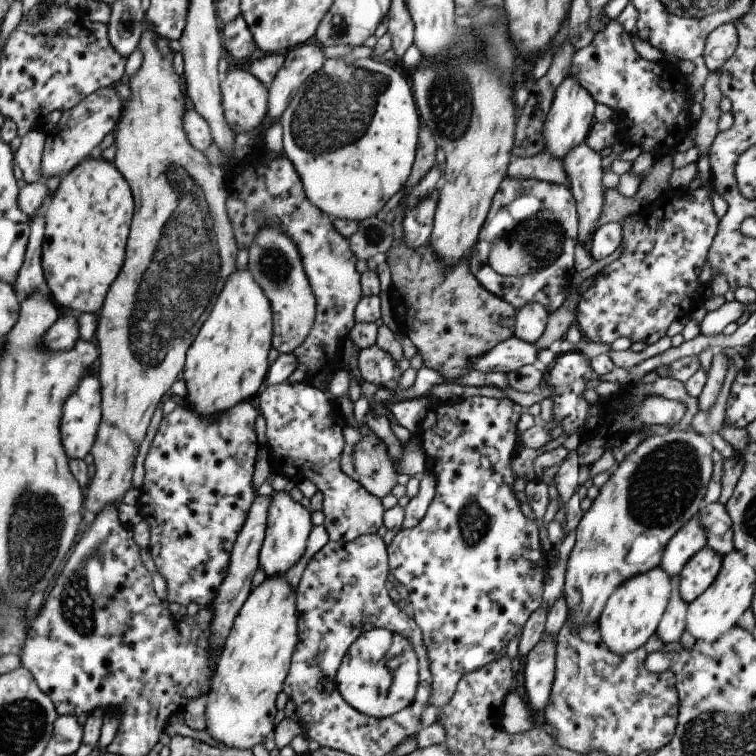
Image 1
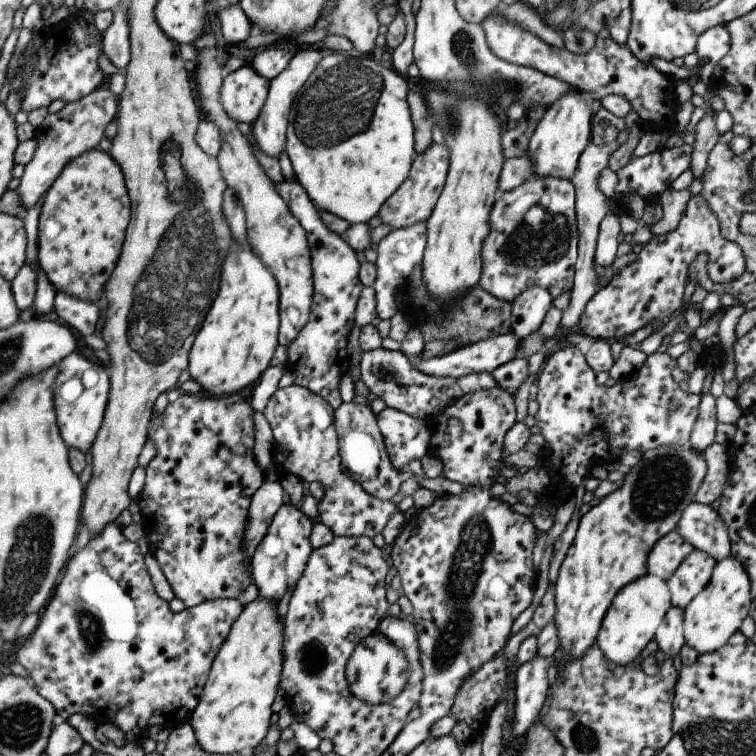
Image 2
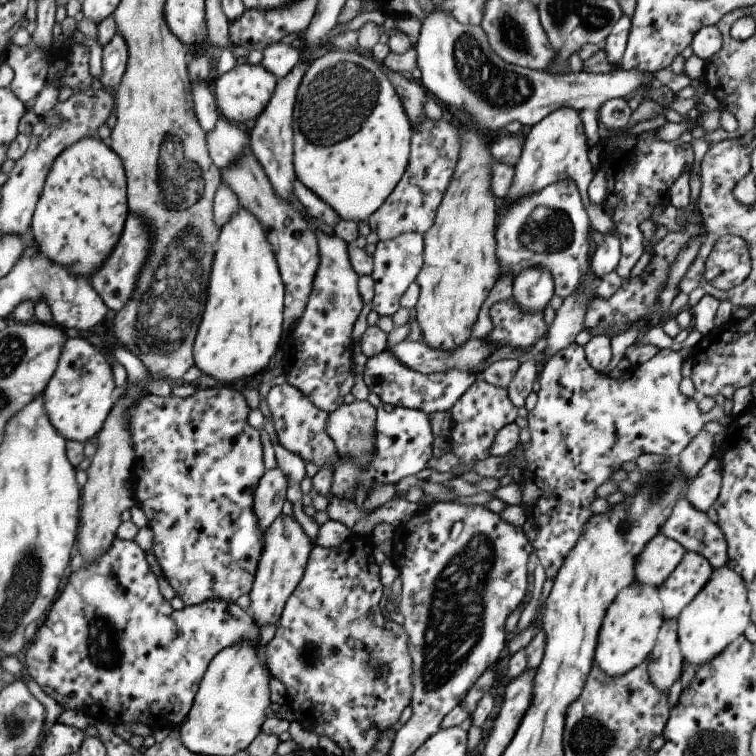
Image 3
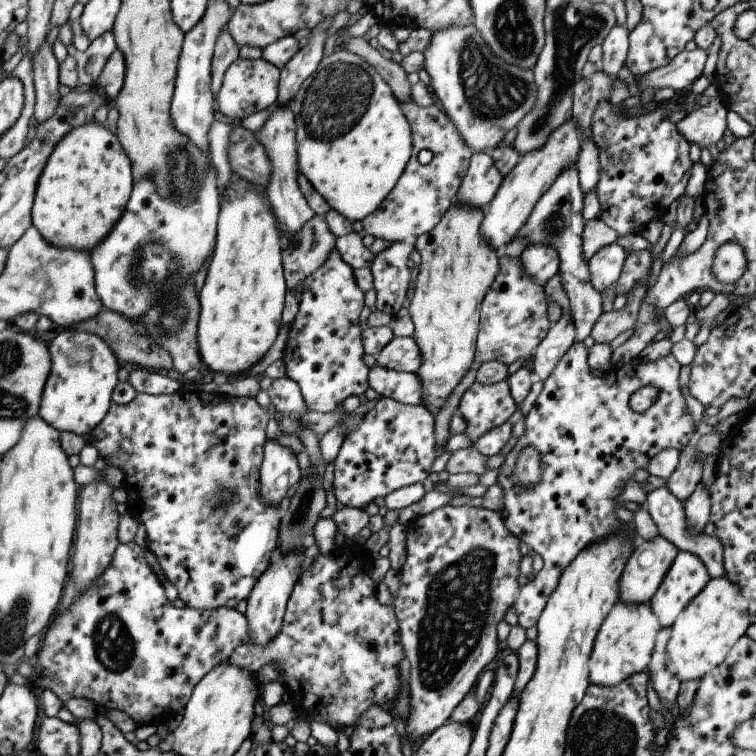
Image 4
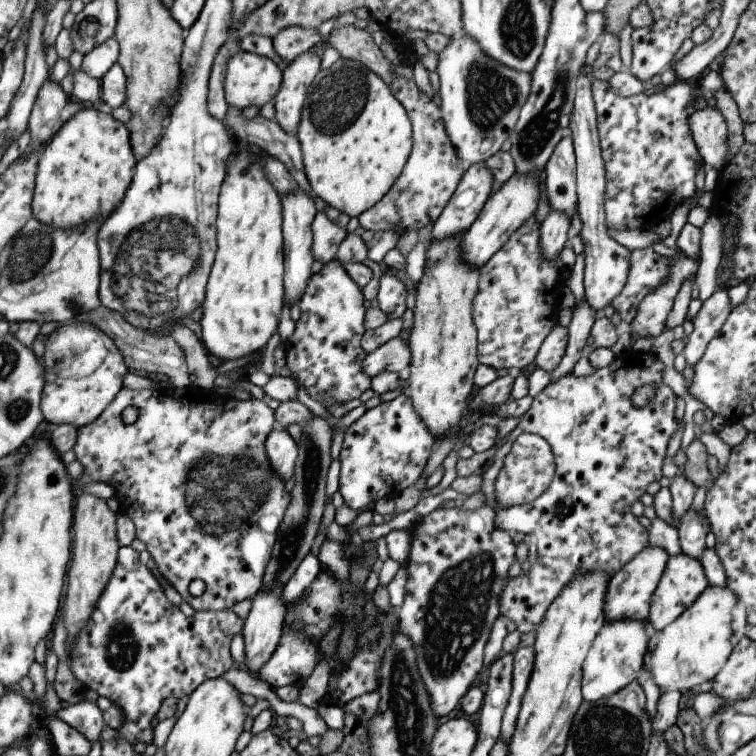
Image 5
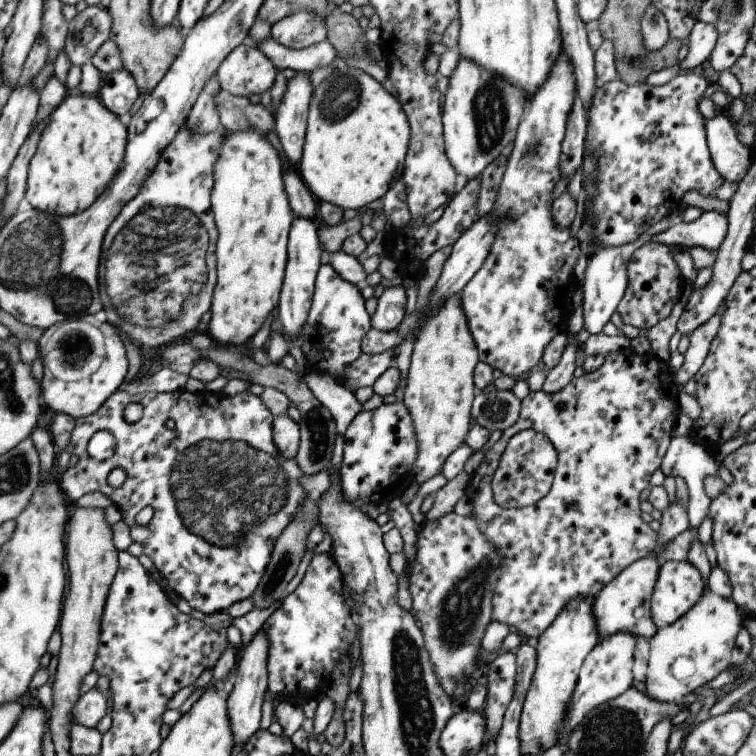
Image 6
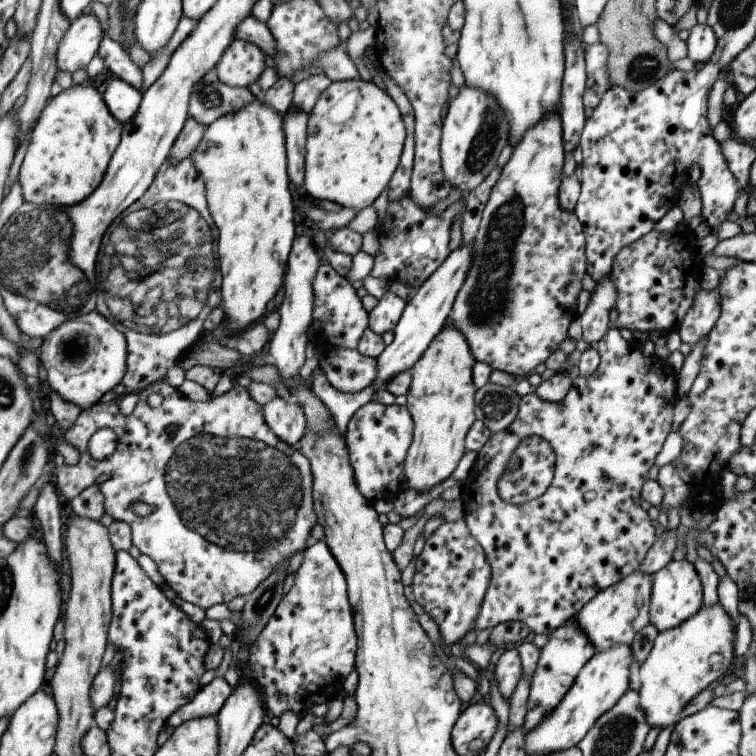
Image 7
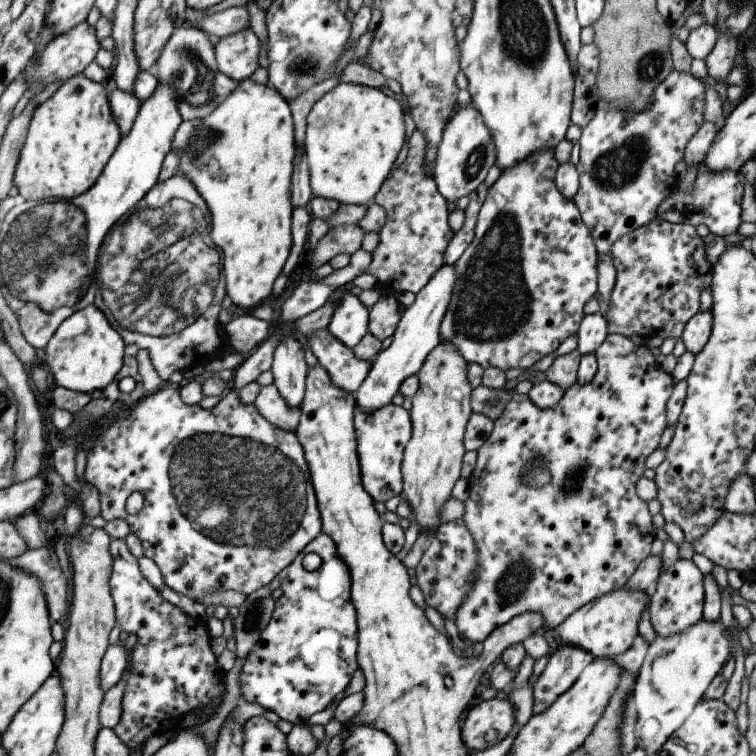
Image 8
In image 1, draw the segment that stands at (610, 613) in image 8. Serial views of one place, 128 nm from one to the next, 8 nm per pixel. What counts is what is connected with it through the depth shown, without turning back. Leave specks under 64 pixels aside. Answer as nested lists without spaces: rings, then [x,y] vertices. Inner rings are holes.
[[[693,517],[665,545],[658,566],[665,570],[669,576],[679,574],[688,560],[705,546],[706,536],[703,527],[700,525],[699,519]]]

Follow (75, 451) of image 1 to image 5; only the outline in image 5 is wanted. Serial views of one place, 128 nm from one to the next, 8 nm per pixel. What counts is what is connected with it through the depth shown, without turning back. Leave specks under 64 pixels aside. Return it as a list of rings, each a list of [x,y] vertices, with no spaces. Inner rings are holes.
[[[75,321],[63,322],[50,332],[44,341],[45,362],[44,385],[40,396],[40,411],[44,422],[57,425],[71,425],[76,429],[92,424],[102,410],[115,398],[122,388],[121,381],[129,371],[123,357],[113,341],[94,326]]]

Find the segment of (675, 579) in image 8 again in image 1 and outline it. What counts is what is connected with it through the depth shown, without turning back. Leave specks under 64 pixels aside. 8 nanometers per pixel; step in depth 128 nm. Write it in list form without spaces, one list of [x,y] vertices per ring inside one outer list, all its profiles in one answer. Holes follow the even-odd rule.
[[[705,546],[680,570],[678,591],[686,602],[693,602],[715,580],[722,563],[721,554]]]

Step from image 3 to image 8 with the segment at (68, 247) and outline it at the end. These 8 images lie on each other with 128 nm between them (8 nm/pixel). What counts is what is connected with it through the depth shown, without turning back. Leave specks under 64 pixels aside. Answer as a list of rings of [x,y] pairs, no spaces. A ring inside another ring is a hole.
[[[72,76],[31,113],[12,183],[25,201],[69,201],[95,184],[120,138],[103,83]]]

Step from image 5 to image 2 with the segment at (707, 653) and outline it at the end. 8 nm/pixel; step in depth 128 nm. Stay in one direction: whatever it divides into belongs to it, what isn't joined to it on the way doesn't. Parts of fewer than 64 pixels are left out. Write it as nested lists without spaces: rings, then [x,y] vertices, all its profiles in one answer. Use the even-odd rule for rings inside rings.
[[[731,556],[717,561],[712,568],[707,586],[683,608],[685,644],[696,650],[697,654],[719,649],[734,632],[739,630],[741,621],[748,615],[750,604],[750,580],[744,566]]]

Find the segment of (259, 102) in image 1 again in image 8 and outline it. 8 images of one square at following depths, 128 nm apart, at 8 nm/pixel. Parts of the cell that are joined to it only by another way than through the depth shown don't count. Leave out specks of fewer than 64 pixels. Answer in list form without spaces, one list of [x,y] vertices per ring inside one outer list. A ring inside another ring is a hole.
[[[250,28],[214,42],[217,70],[234,81],[249,79],[257,65],[260,43]]]

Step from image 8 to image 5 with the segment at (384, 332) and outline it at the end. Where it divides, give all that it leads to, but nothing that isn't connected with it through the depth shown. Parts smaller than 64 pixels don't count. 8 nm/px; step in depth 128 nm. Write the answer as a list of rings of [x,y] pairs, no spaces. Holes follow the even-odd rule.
[[[388,271],[380,276],[375,298],[379,310],[388,320],[400,318],[401,313],[406,309],[406,296],[407,292],[403,283],[395,275]]]

